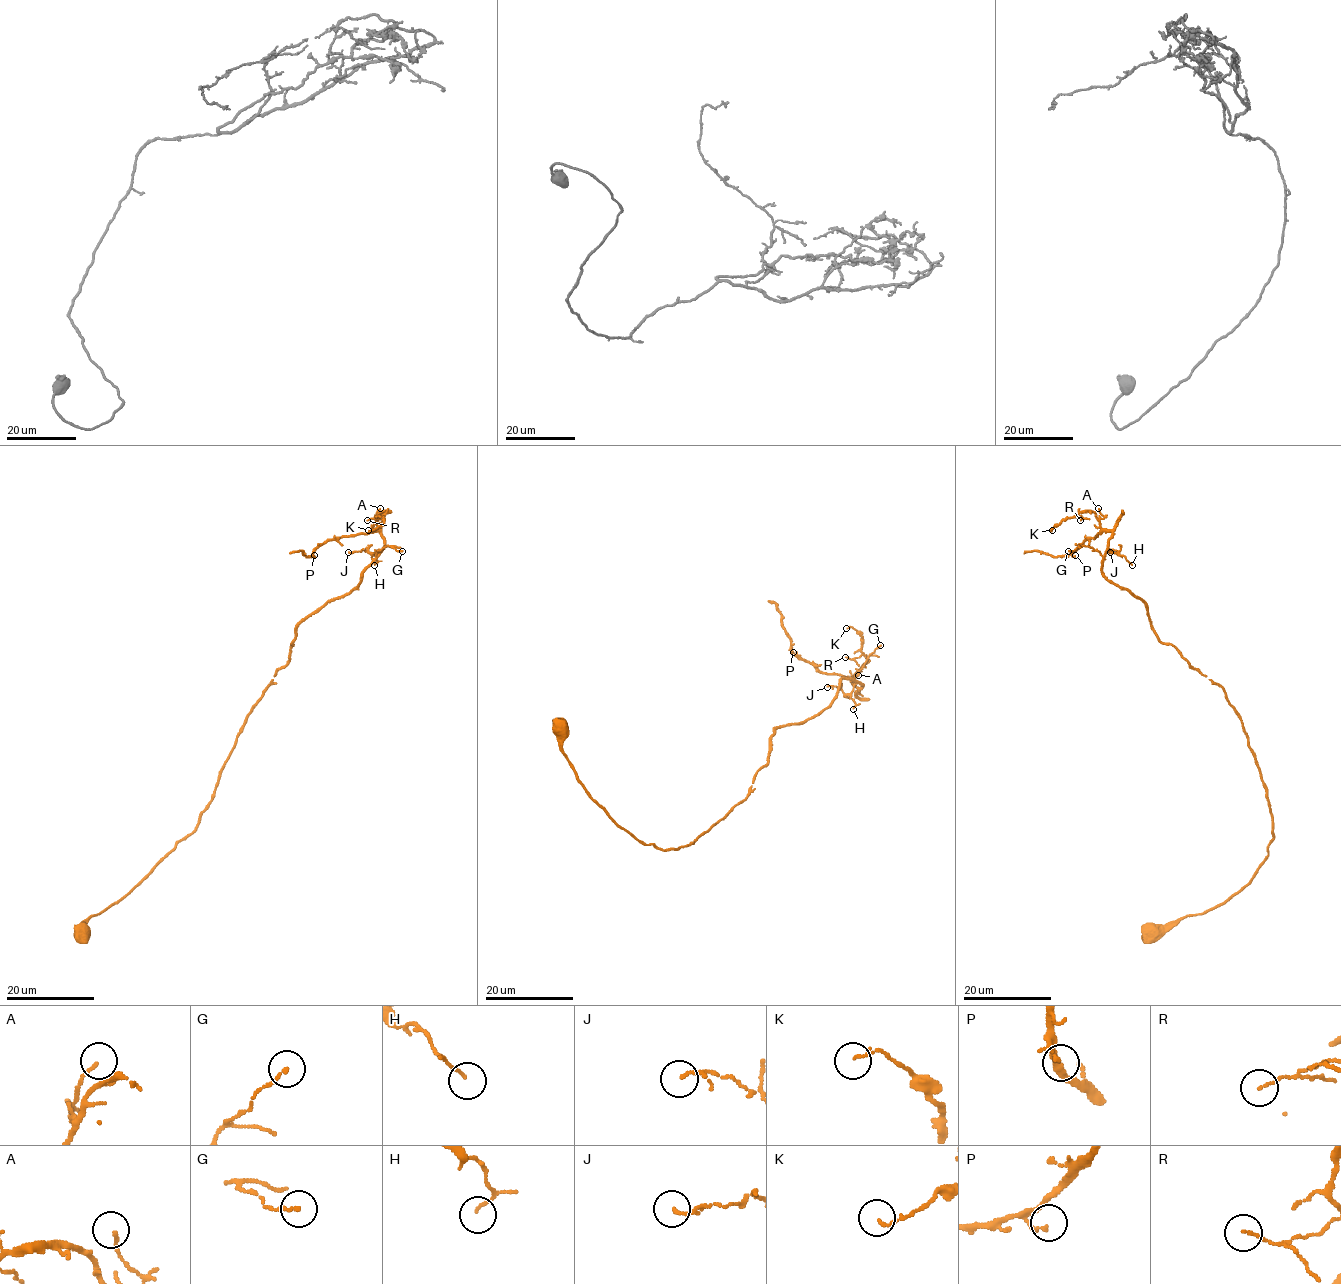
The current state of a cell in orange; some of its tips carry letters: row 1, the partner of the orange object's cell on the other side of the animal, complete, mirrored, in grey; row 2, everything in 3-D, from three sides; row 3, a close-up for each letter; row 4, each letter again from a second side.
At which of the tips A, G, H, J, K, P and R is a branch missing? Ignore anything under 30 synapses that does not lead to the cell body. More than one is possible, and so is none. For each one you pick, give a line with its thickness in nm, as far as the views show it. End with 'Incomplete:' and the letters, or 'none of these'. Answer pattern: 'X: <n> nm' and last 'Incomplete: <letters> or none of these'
Incomplete: none of these

